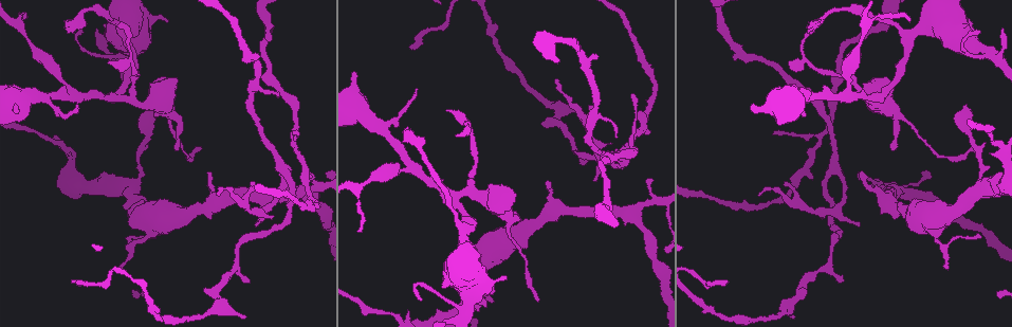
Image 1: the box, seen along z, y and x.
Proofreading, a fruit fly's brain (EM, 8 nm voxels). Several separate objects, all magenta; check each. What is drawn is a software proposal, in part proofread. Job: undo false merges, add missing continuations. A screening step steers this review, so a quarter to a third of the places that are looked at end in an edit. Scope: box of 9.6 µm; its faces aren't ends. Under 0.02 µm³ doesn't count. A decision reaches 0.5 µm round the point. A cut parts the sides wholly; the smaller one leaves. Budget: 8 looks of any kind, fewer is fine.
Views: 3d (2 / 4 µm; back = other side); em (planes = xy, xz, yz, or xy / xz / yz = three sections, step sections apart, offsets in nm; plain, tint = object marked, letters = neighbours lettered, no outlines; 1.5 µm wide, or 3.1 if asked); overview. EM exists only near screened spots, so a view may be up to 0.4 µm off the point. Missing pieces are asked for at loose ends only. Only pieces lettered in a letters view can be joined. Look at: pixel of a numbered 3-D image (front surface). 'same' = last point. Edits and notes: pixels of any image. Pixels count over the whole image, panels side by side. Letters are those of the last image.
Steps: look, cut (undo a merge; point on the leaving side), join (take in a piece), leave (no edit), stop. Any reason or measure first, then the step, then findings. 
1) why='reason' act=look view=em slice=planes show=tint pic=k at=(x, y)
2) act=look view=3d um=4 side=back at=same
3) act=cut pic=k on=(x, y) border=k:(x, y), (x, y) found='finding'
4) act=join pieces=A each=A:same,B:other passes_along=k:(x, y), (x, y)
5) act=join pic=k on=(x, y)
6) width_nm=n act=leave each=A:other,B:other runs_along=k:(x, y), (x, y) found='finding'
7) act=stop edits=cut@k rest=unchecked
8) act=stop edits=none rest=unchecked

why='thin neck' act=look view=em slice=planes show=letters pic=1 at=(477, 161)

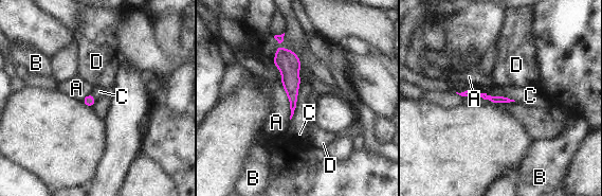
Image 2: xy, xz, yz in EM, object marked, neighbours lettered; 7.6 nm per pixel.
longest_contact=C:460nm act=leave each=A:other,B:other,C:other,D:other runs_along=2:(279, 38), (292, 106) found='continuous, no second cell'

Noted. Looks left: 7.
why='an open end' act=look view=em slice=yz step=8 show=tint pic=1 at=(948, 268)

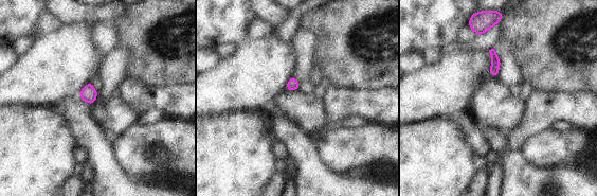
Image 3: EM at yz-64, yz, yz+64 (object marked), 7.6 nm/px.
act=look view=em slice=planes show=letters at=same

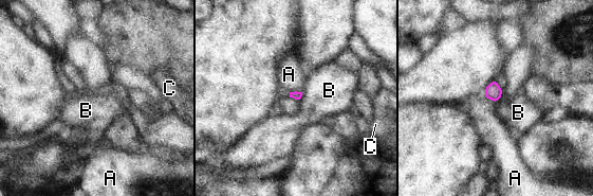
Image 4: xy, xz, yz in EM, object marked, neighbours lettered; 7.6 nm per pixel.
act=leave each=A:other,B:other,C:other border=4:(503, 92), (496, 104) found='none of them fits'

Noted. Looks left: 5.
why='an open end' act=look view=3d um=2 pic=1 at=(354, 73)

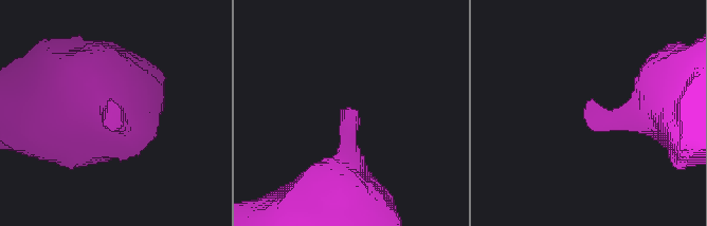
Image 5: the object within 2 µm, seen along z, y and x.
act=look view=em slice=planes show=letters pic=5 at=(108, 100)

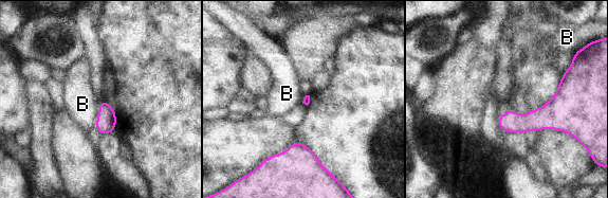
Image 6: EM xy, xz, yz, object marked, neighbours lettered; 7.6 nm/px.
act=leave each=B:other found='no lettered piece goes on from it'

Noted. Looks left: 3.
act=stop edits=none rest=unchecked

